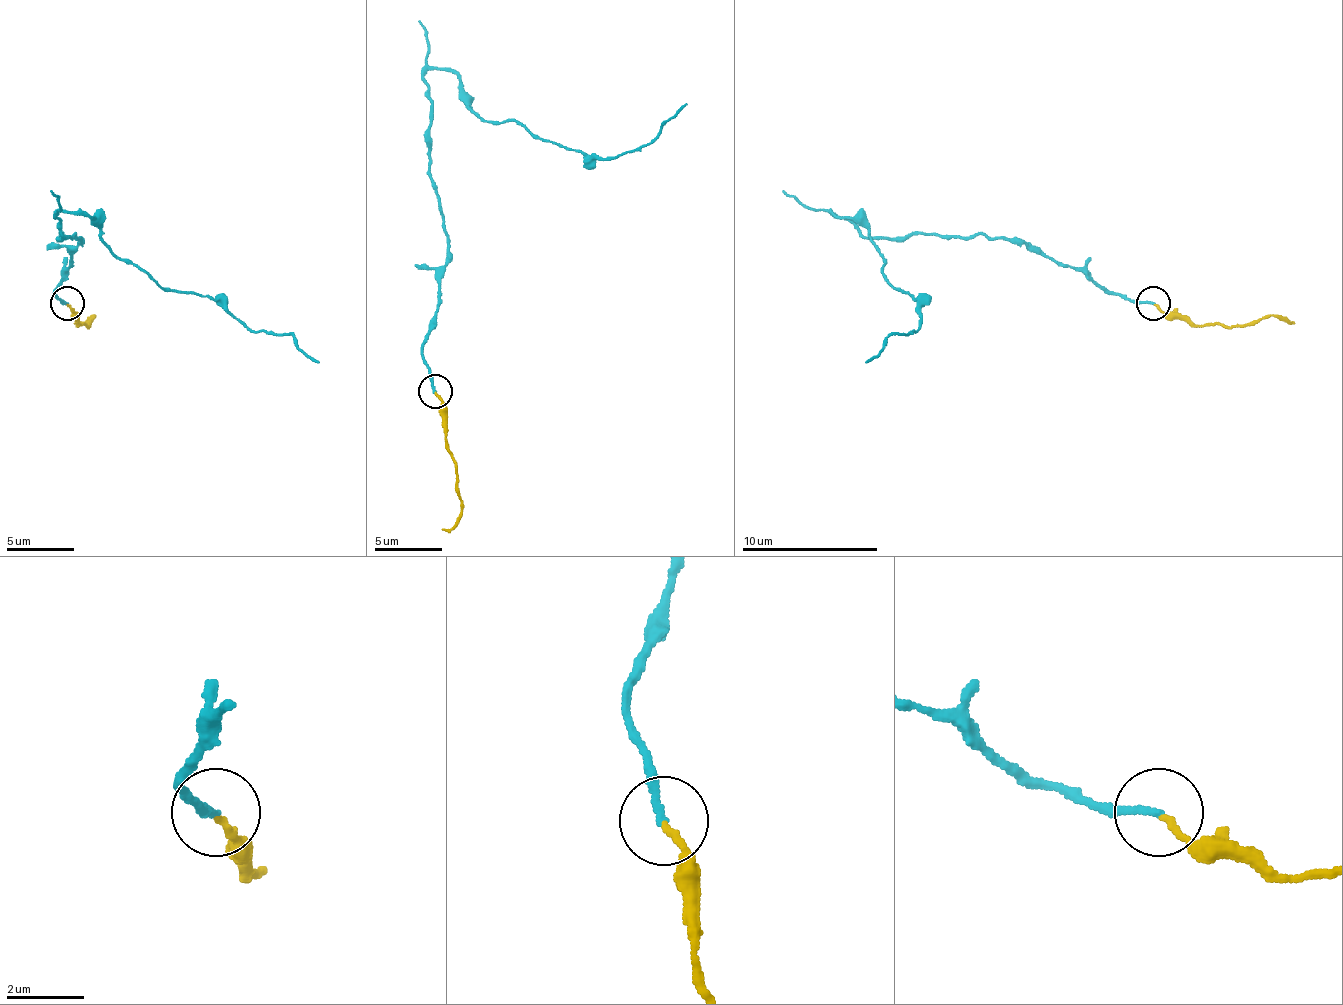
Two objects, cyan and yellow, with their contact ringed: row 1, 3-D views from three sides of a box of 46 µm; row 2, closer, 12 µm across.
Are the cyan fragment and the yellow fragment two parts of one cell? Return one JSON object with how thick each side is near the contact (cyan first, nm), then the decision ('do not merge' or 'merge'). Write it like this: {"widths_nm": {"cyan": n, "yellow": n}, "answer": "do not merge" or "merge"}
{"widths_nm": {"cyan": 180, "yellow": 170}, "answer": "merge"}

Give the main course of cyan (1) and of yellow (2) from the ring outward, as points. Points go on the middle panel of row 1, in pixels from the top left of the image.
1: (434, 390), (424, 343), (448, 261), (431, 71), (451, 71), (485, 122), (604, 159), (642, 149), (686, 105)
2: (434, 390), (444, 404), (444, 424), (461, 516), (441, 530)

